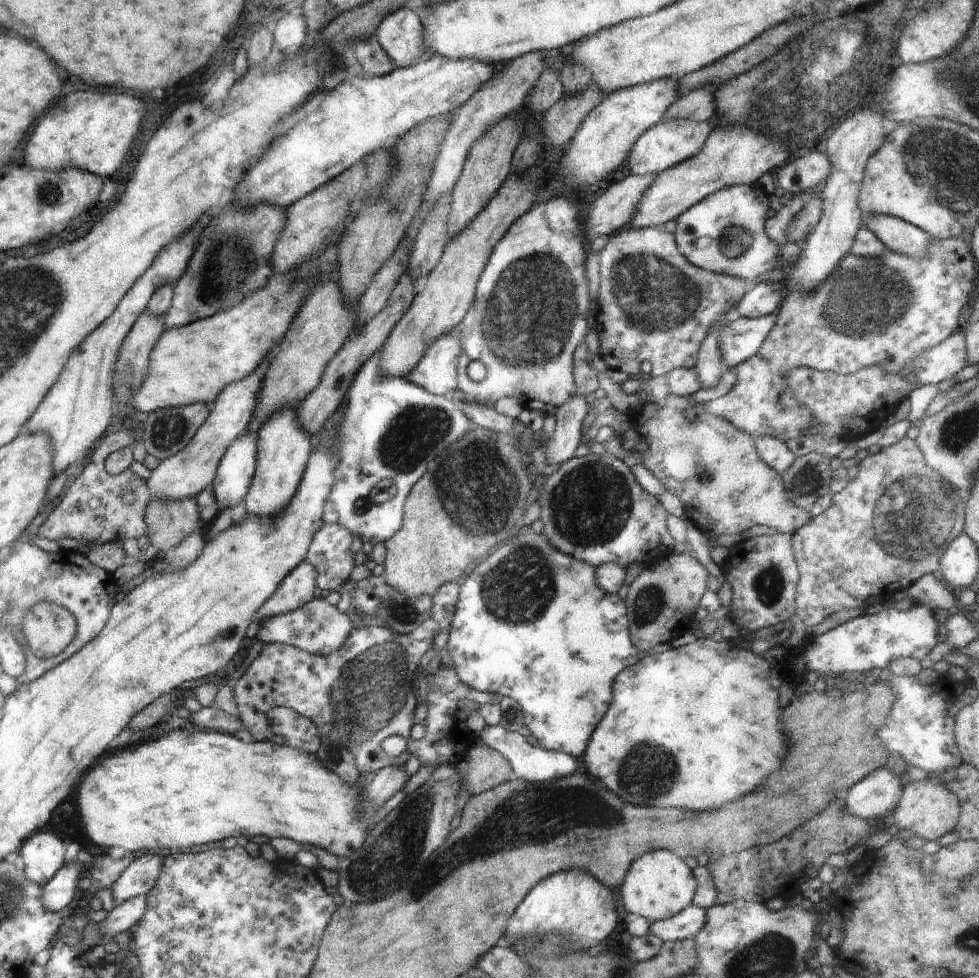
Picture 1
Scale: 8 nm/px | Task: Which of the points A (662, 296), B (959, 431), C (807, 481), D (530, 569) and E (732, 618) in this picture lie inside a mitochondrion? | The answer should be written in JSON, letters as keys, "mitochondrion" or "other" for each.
{"A":"mitochondrion","B":"mitochondrion","C":"mitochondrion","D":"mitochondrion","E":"other"}

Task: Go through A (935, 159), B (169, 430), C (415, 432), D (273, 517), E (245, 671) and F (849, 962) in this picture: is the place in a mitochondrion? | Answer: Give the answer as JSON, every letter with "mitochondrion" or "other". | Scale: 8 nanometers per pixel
{"A":"mitochondrion","B":"mitochondrion","C":"mitochondrion","D":"other","E":"other","F":"other"}

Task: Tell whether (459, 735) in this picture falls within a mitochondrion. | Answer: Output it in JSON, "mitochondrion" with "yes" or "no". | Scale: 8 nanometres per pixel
{"mitochondrion":"no"}

